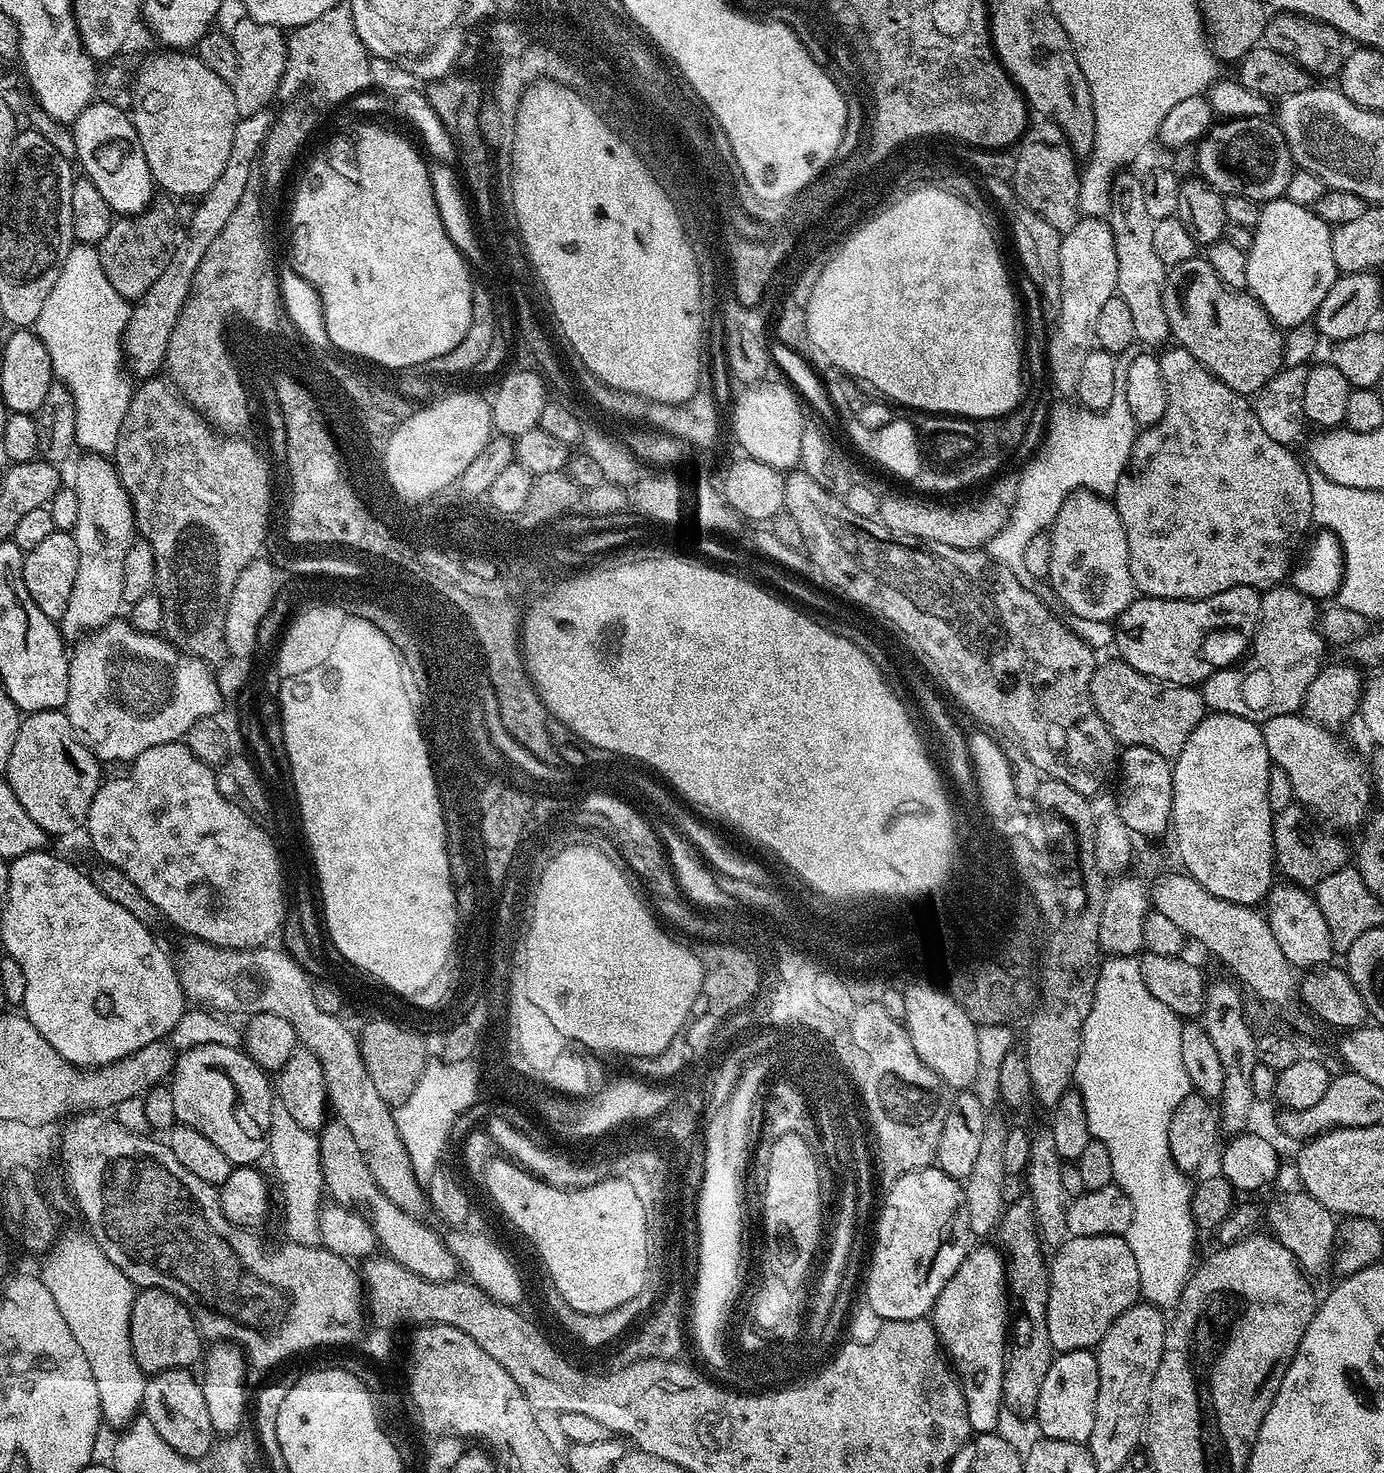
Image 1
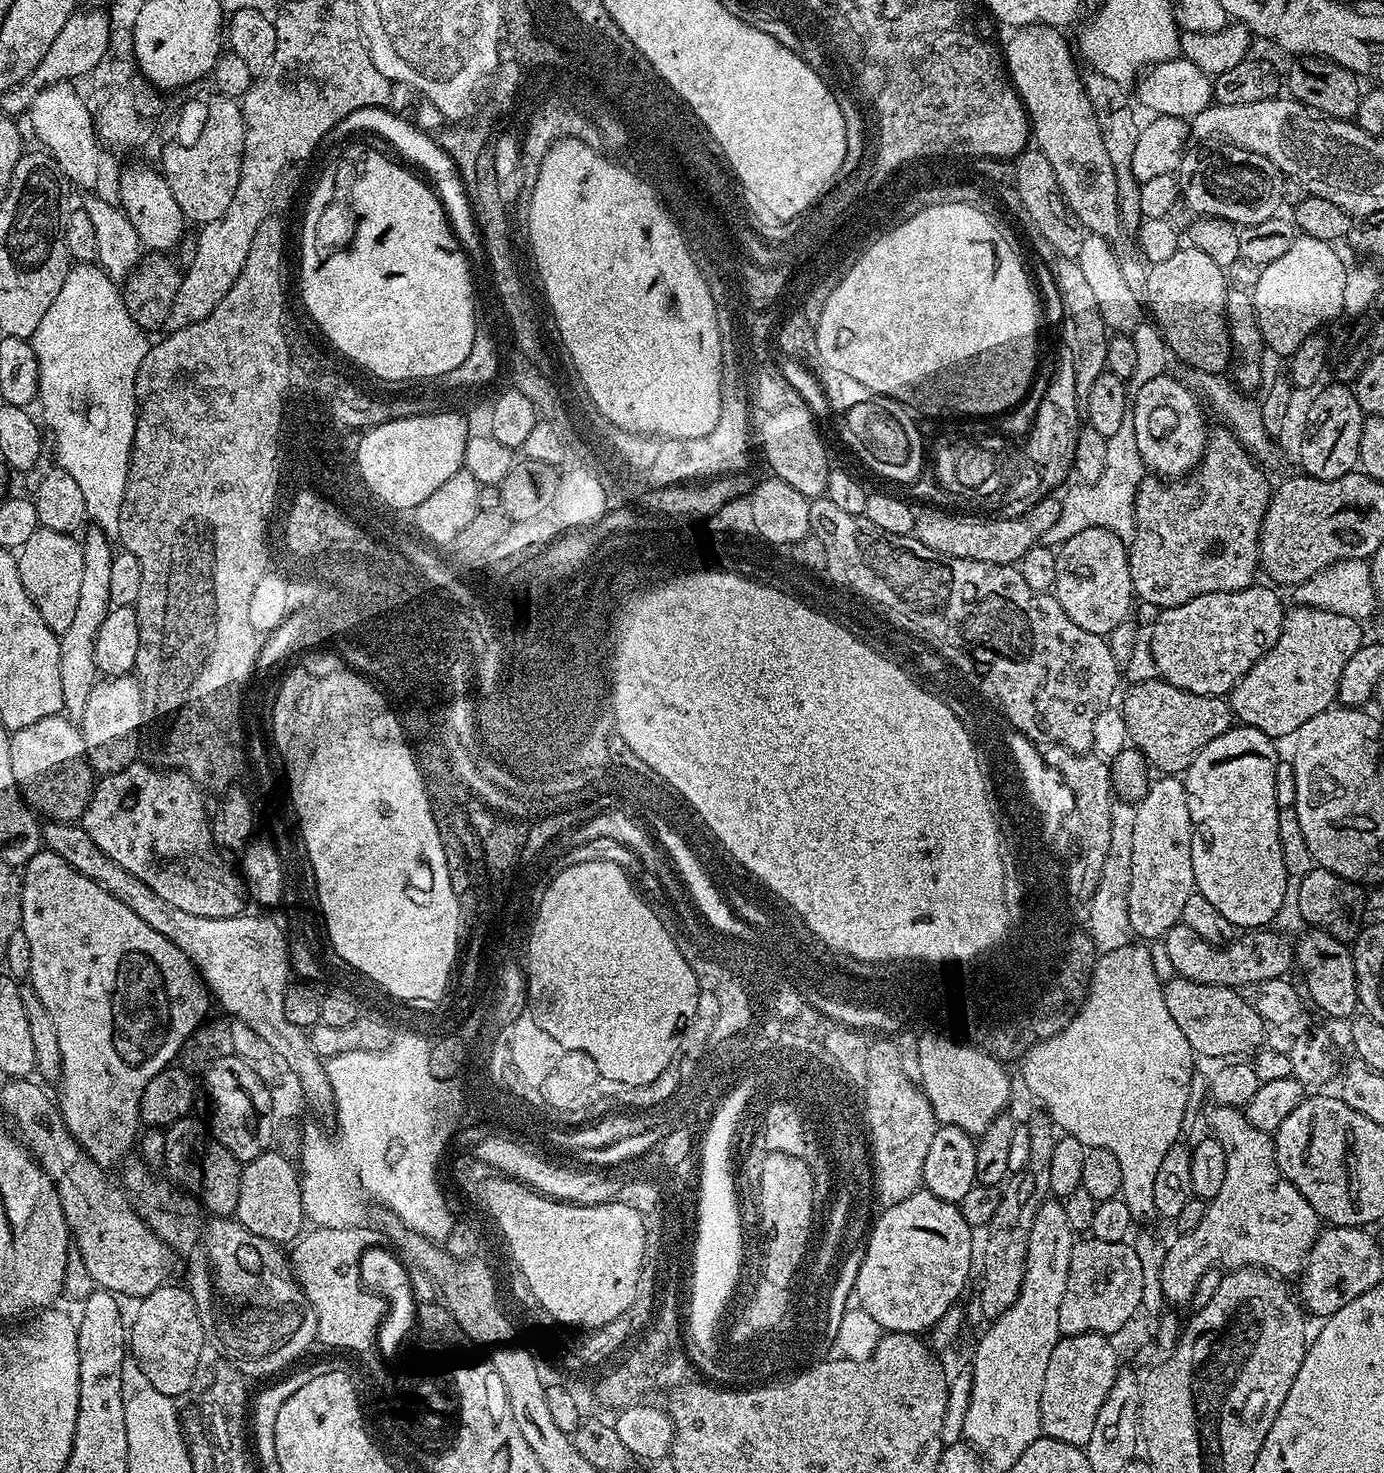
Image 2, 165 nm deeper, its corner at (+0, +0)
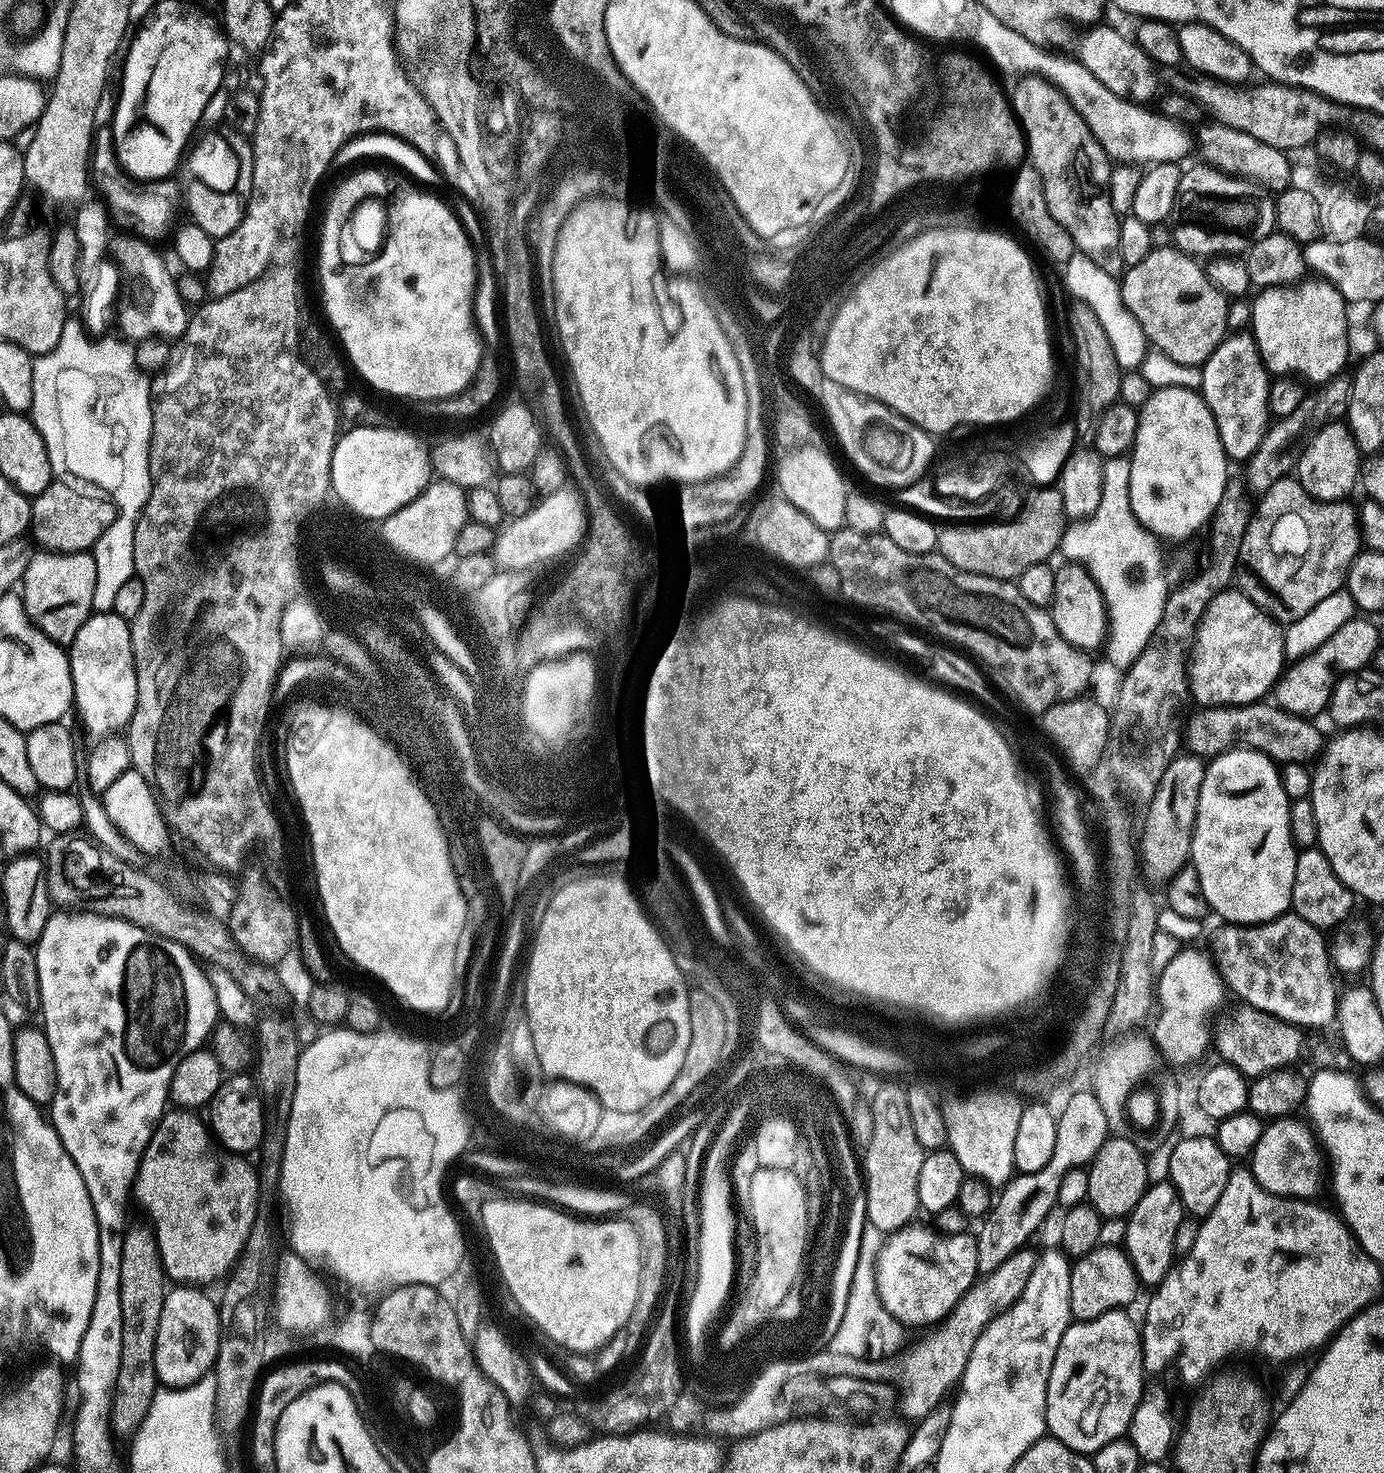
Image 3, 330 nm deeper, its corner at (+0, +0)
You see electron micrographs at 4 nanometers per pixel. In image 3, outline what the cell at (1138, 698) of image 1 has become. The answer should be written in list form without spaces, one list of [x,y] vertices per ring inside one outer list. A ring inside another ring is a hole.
[[[1272,702],[1232,704],[1229,708],[1201,707],[1196,711],[1200,712],[1194,713],[1193,716],[1189,718],[1188,724],[1186,720],[1186,723],[1183,725],[1182,740],[1191,755],[1201,758],[1221,756],[1222,753],[1228,752],[1232,748],[1252,748],[1255,752],[1266,754],[1280,766],[1285,766],[1284,764],[1304,764],[1307,760],[1309,760],[1309,762],[1315,761],[1326,743],[1326,736],[1323,736],[1323,734],[1312,725],[1315,723],[1313,723],[1311,719],[1290,714]]]

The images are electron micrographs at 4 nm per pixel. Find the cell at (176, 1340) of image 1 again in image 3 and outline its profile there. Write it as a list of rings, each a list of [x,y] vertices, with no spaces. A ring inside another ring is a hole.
[[[172,1286],[164,1293],[154,1346],[156,1378],[163,1387],[185,1388],[213,1371],[220,1349],[220,1309],[204,1292],[196,1286]]]

